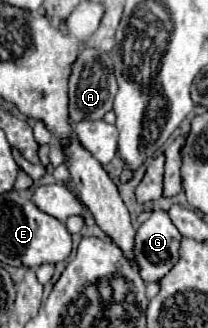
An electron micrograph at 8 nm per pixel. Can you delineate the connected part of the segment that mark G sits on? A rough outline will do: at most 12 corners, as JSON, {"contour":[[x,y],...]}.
{"contour":[[166,211],[138,227],[134,261],[146,283],[176,265],[182,235]]}

